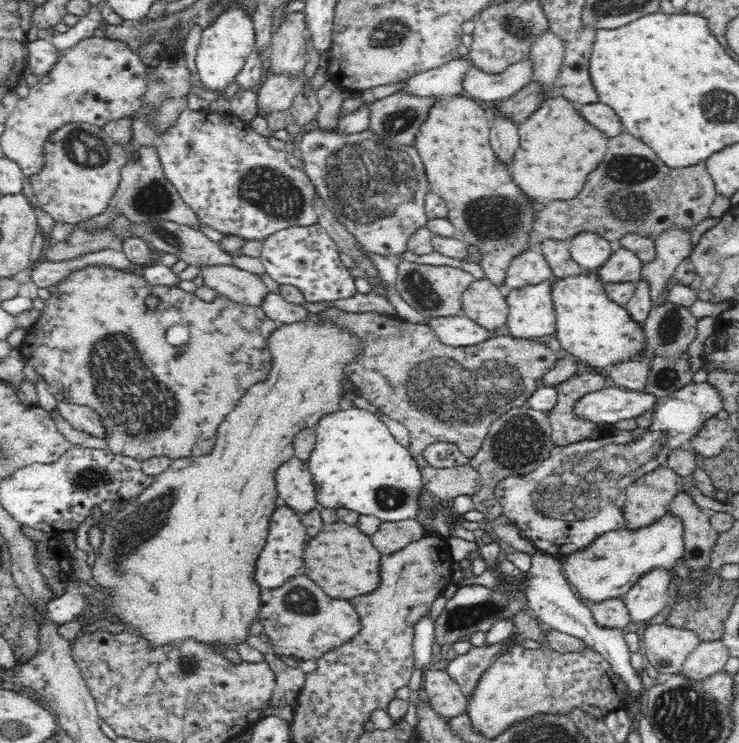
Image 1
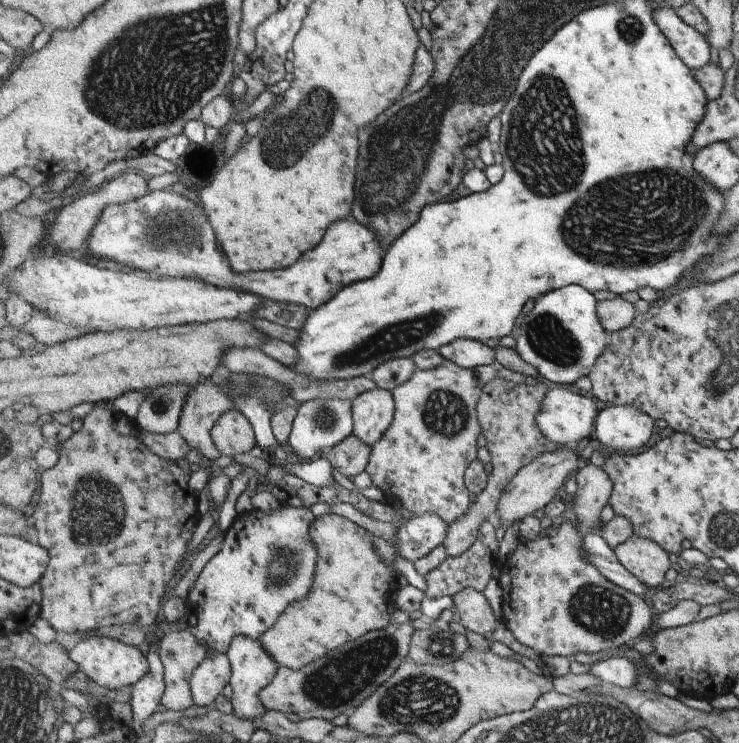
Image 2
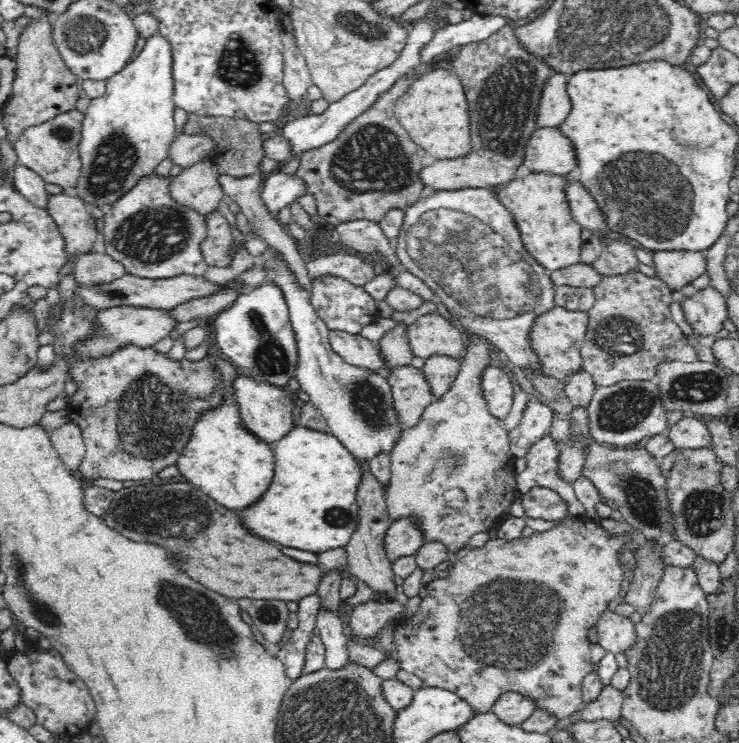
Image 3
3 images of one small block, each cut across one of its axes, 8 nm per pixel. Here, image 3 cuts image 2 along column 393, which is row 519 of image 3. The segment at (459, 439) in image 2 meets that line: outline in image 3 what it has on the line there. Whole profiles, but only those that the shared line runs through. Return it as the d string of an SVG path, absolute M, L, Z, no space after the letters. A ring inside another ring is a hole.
M476 335L470 338L468 348L461 354L461 366L450 388L426 408L420 423L402 431L400 440L390 454L391 477L385 488L385 501L391 520L410 516L411 513L413 516L421 516L425 540L443 542L450 553L462 553L474 534L490 531L521 495L514 481L509 432L504 429L503 421L490 413L482 392L485 368L490 367L490 354L496 346L489 339Z

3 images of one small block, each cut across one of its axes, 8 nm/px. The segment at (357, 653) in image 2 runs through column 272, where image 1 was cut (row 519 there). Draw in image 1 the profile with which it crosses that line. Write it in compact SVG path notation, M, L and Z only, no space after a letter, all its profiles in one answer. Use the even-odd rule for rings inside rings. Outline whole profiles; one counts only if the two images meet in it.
M688 492L677 494L668 510L684 523L684 564L694 572L710 560L719 532L712 526L710 513L702 511Z

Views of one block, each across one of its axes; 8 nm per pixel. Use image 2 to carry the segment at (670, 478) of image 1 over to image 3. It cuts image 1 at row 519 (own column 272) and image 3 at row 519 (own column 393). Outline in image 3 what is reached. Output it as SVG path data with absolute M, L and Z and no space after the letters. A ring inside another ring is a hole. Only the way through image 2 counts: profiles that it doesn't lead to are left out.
M570 515L562 519L558 526L546 532L534 532L529 538L518 537L514 540L504 540L497 537L489 539L484 548L468 550L461 553L460 558L452 563L453 568L443 579L435 579L425 586L426 596L421 600L419 610L411 617L401 620L392 626L392 637L398 658L398 665L402 670L410 672L423 679L424 687L438 687L450 689L458 696L464 697L477 709L478 713L490 712L496 701L505 692L520 692L524 696L532 696L536 700L537 708L549 710L557 718L563 719L573 715L584 707L582 700L582 680L594 669L590 661L590 628L596 626L602 615L608 611L608 604L616 596L625 592L627 579L620 568L620 552L628 542L628 530L620 534L610 534L595 518L585 515Z

